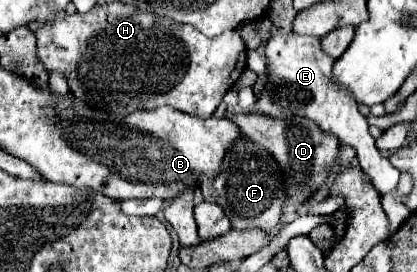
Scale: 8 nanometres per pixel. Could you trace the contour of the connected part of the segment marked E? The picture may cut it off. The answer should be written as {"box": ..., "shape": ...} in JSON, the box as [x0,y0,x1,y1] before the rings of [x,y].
{"box":[253,33,401,195],"shape":[[[273,33],[265,45],[265,59],[267,59],[267,71],[265,71],[267,83],[261,89],[259,99],[255,101],[253,113],[279,117],[279,119],[291,119],[293,111],[301,111],[301,115],[305,115],[309,121],[317,123],[325,133],[335,135],[341,143],[345,143],[357,151],[363,173],[369,175],[369,179],[373,181],[375,189],[381,195],[395,191],[401,173],[389,163],[389,159],[379,155],[379,149],[375,147],[375,139],[369,135],[369,125],[367,125],[365,117],[359,113],[357,103],[349,95],[349,91],[345,87],[339,87],[333,83],[331,71],[333,71],[335,59],[331,59],[327,53],[323,53],[321,39],[313,37],[313,35]]]}

